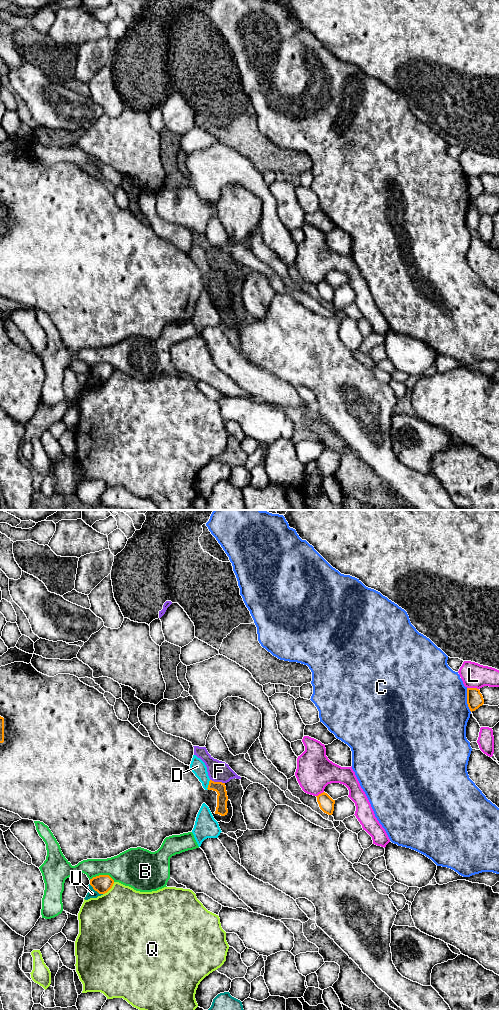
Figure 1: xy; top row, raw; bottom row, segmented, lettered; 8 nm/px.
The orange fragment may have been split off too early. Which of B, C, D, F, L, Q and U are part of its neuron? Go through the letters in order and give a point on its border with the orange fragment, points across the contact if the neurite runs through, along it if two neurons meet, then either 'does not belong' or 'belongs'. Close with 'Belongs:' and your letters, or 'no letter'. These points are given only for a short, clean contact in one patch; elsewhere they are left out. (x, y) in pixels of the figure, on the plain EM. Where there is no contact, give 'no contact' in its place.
B: xy (102, 363) | does not belong
C: xy (467, 188) | does not belong
D: xy (208, 273) | does not belong
F: xy (217, 270) | along xy (210, 267), (224, 271) | does not belong
L: xy (473, 176) | does not belong
Q: xy (109, 377) | does not belong
U: xy (96, 378) | does not belong
Belongs: no letter

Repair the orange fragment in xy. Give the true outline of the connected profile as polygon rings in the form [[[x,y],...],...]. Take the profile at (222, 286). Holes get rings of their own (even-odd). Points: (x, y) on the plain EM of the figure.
[[[14,150],[0,155],[0,296],[18,302],[22,307],[43,310],[49,315],[61,339],[72,354],[87,347],[107,347],[130,337],[141,335],[157,339],[164,327],[172,323],[192,320],[197,302],[205,291],[217,310],[229,311],[233,295],[228,287],[225,271],[209,269],[205,278],[190,254],[160,238],[150,225],[143,224],[129,209],[120,208],[104,182],[70,162],[49,165],[38,160],[31,151]]]

